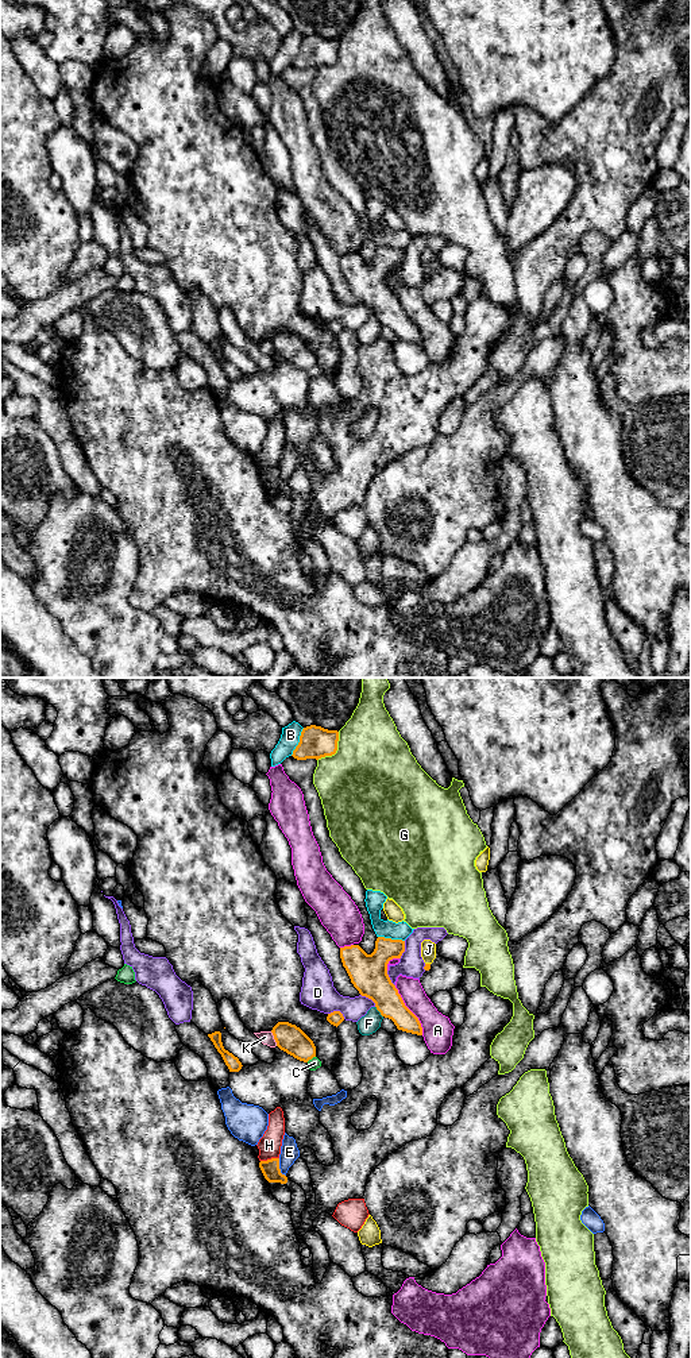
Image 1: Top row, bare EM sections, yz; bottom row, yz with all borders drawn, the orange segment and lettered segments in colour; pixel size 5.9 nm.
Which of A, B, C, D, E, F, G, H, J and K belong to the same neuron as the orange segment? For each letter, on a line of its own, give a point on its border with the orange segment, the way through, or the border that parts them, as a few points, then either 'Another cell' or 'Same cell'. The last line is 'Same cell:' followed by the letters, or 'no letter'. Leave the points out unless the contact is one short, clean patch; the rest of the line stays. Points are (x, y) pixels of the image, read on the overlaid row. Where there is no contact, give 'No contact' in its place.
A: Touches orange at yz (409, 1010). Another cell
B: Touches orange at yz (300, 741). Another cell
C: Touches orange at yz (311, 1058). Another cell
D: Touches orange at yz (338, 1011). Another cell
E: Touches orange at yz (278, 1168). Another cell
F: Touches orange at yz (378, 1010). Another cell
G: Touches orange at yz (336, 749). Another cell
H: Touches orange at yz (269, 1160). Boundary: yz (278, 1157), (261, 1161). Another cell
J: Touches orange at yz (428, 964). Boundary: yz (425, 963), (429, 964). Another cell
K: Touches orange at yz (274, 1038). Another cell
Same cell: no letter

